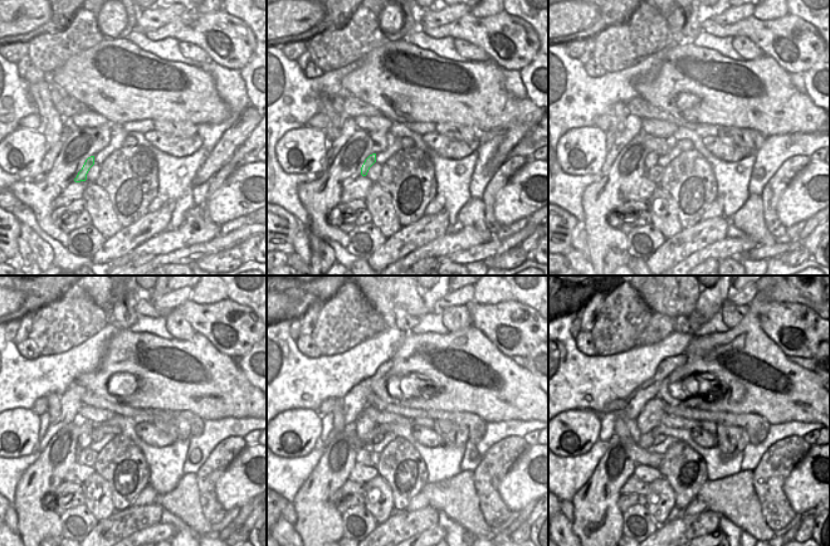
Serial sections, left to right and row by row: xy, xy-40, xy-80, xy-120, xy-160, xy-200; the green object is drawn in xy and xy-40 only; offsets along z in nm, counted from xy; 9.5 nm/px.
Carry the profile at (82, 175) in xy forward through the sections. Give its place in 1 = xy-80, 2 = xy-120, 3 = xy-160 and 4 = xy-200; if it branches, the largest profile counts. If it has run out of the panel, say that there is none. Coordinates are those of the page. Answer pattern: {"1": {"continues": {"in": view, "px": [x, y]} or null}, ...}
{"1": {"continues": {"in": "xy-80", "px": [652, 159]}}, "2": {"continues": {"in": "xy-120", "px": [84, 440]}}, "3": {"continues": {"in": "xy-160", "px": [365, 424]}}, "4": {"continues": {"in": "xy-200", "px": [650, 417]}}}

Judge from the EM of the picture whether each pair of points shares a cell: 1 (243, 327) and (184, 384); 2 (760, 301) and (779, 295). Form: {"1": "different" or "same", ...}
{"1": "different", "2": "different"}

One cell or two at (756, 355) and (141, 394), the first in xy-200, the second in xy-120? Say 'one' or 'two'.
one

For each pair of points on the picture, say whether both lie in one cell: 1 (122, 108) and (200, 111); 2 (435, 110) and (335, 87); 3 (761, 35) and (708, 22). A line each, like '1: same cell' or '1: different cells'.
1: same cell
2: different cells
3: same cell

